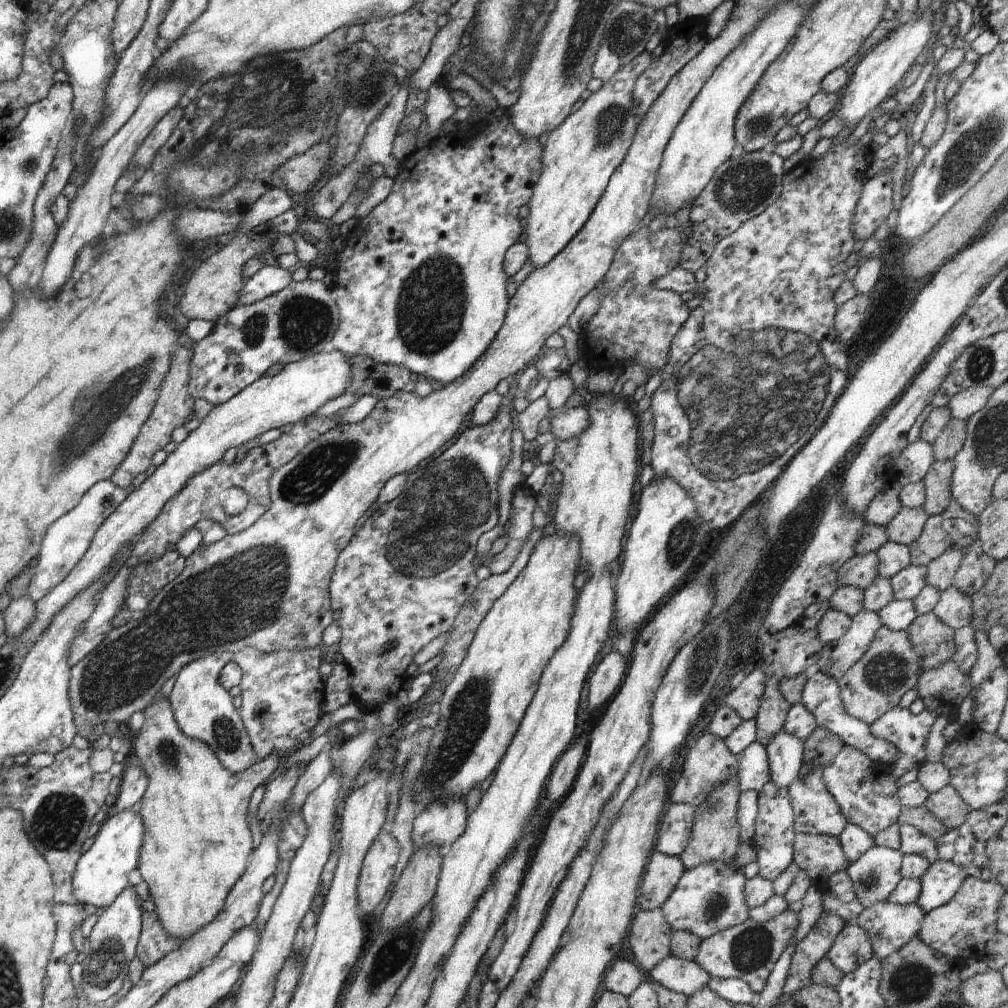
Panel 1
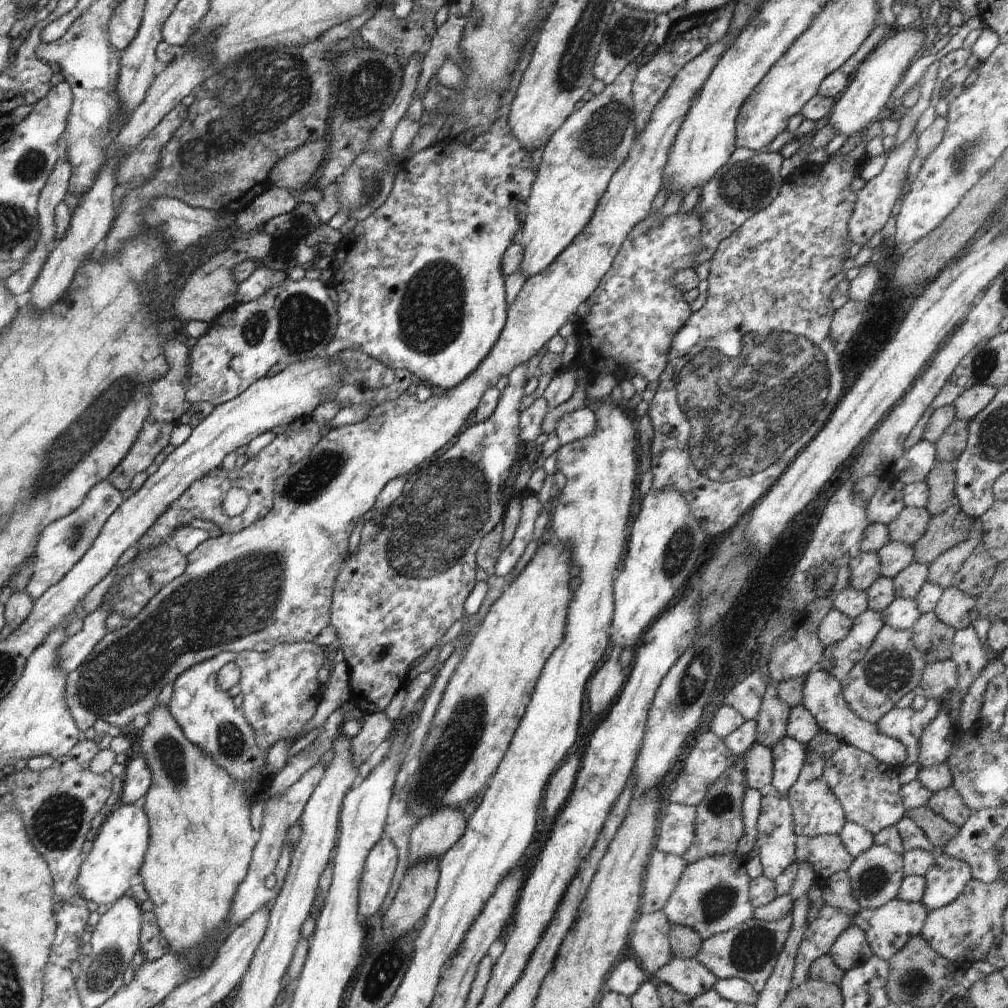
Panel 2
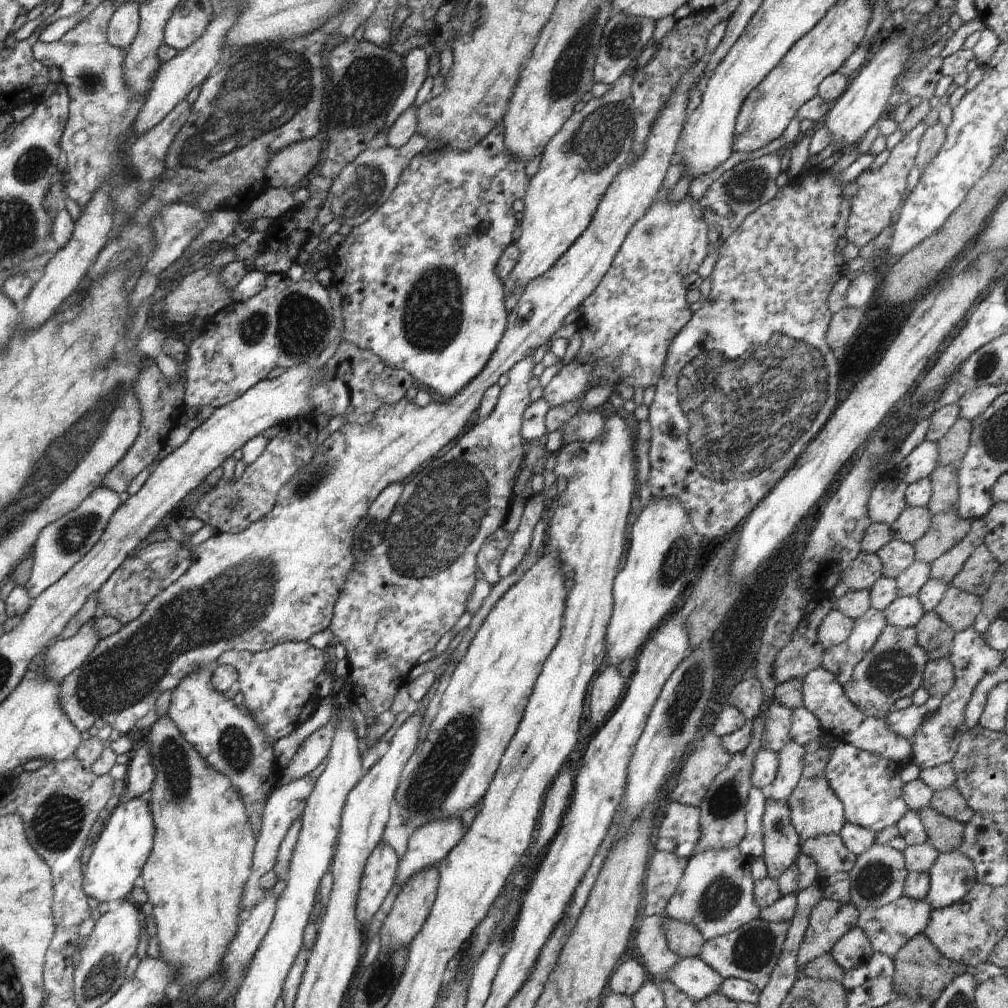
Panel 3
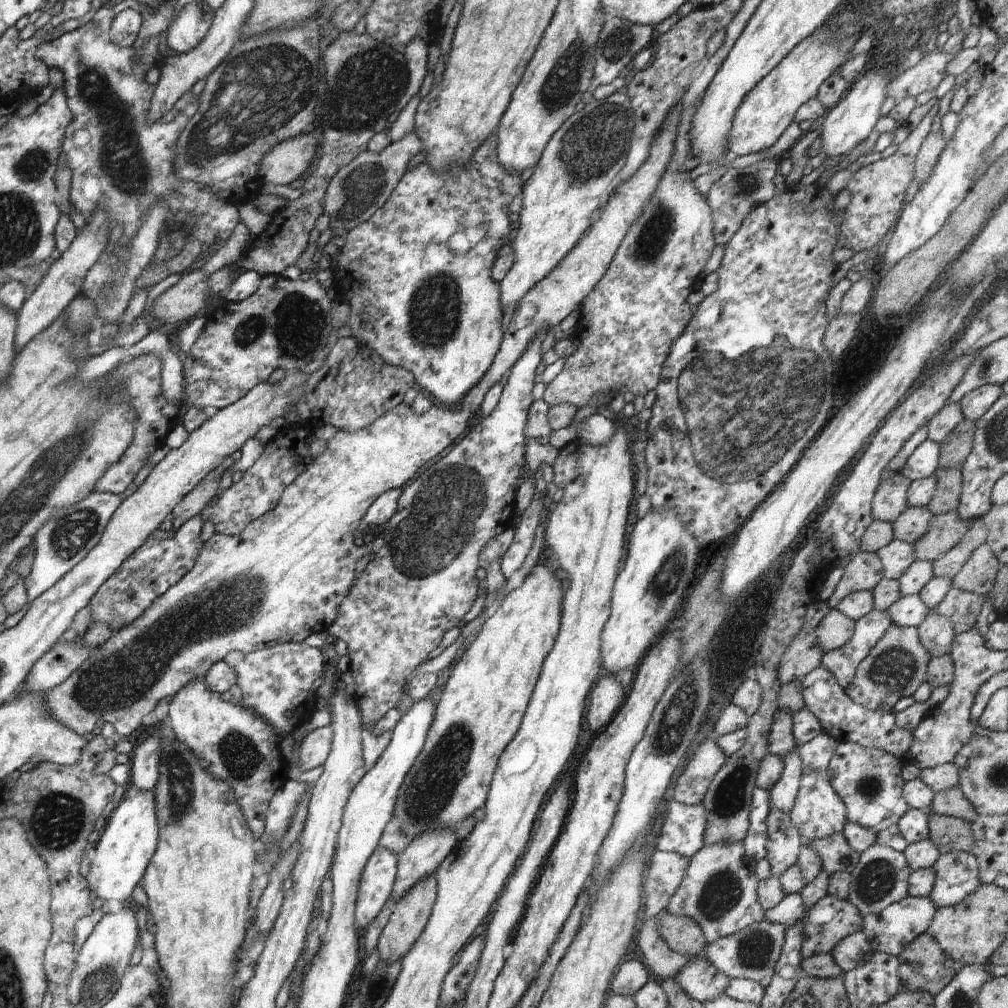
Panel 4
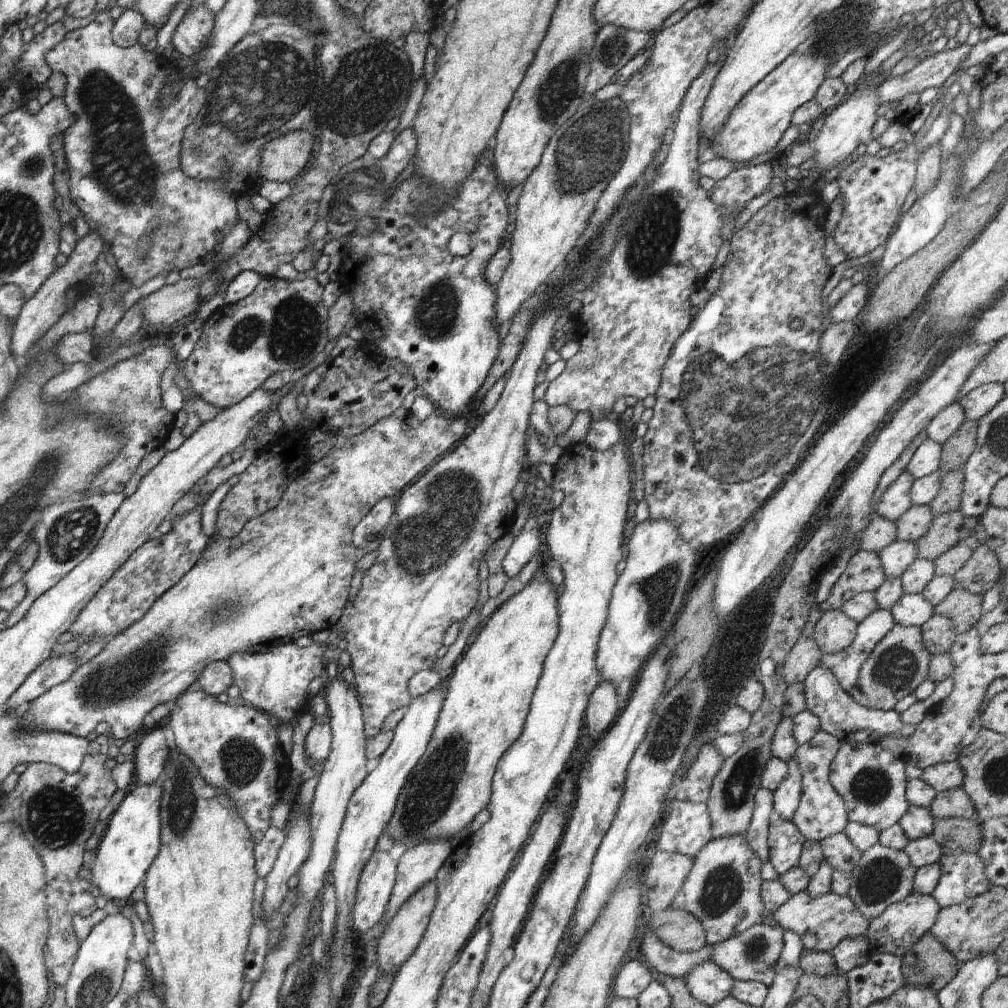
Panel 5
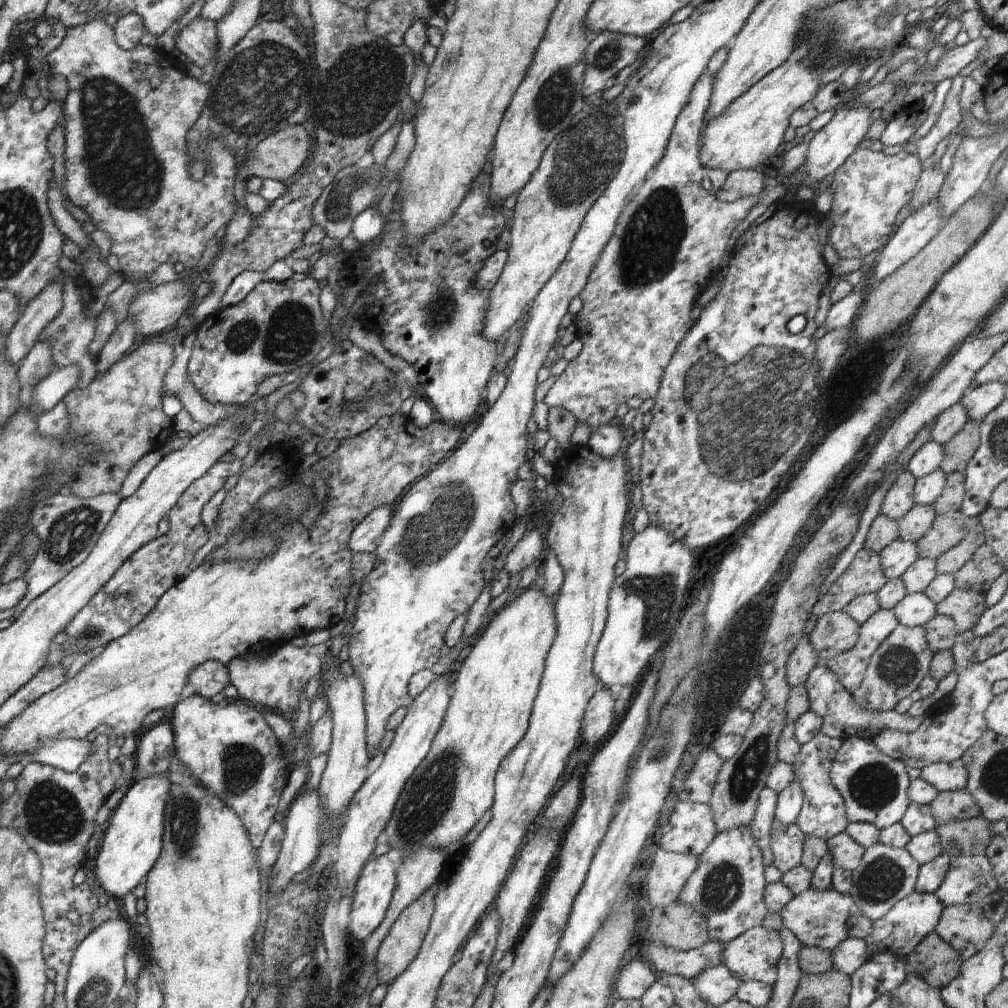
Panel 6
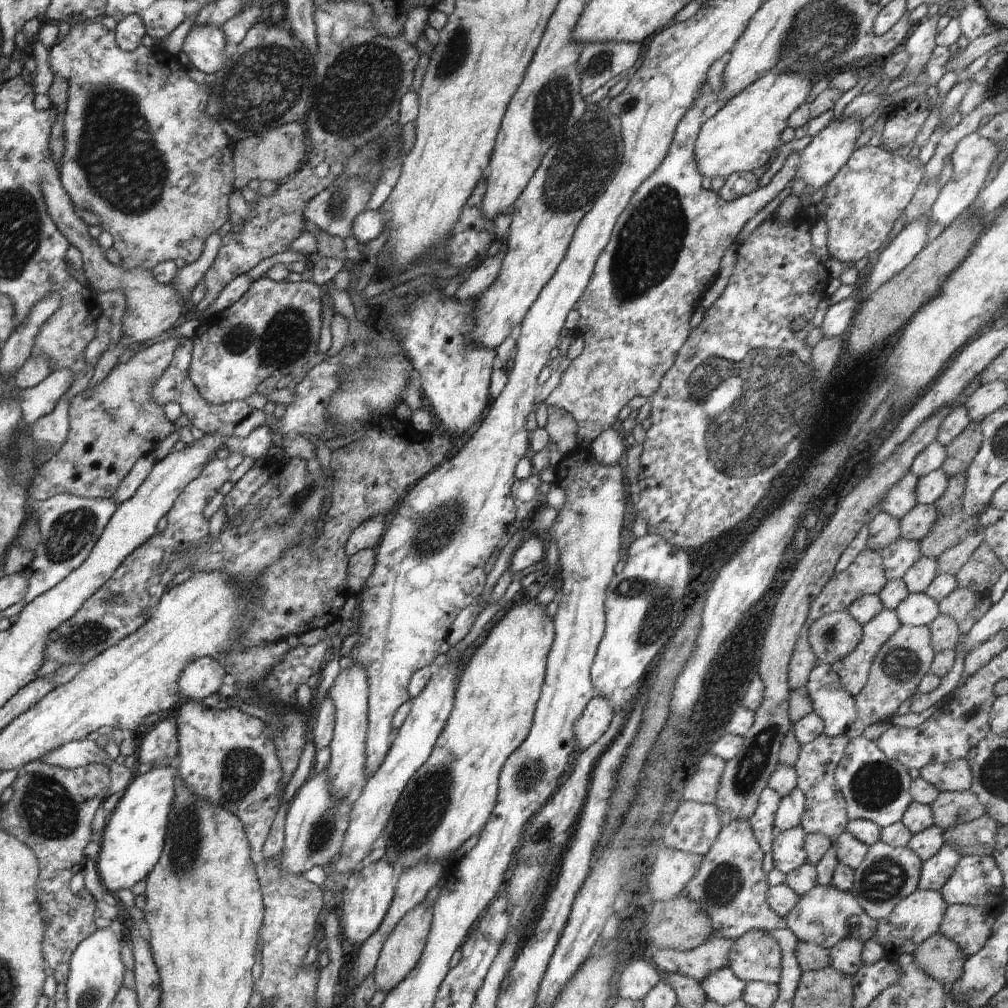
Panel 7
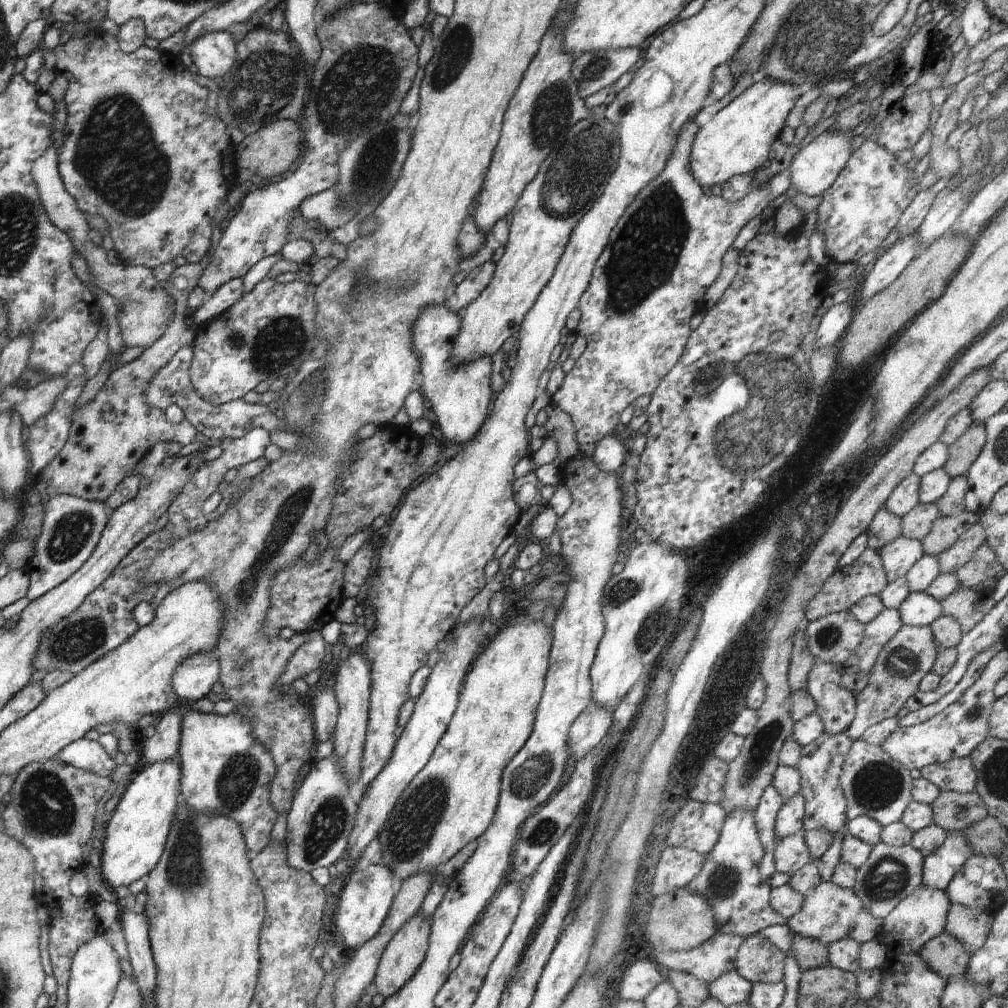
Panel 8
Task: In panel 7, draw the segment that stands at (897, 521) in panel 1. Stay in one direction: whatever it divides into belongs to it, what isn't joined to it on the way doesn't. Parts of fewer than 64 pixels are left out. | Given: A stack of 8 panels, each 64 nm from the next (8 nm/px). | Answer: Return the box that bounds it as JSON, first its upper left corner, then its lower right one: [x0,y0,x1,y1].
[900,505,939,541]

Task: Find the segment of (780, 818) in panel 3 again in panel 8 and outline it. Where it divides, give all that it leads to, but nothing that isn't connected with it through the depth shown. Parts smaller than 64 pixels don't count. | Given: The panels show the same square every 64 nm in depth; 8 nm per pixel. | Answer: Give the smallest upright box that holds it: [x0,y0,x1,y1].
[775,830,814,875]

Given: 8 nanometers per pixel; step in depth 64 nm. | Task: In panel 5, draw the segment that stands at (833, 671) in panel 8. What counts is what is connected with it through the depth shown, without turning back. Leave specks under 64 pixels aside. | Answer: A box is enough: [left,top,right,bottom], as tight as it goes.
[802,666,916,745]

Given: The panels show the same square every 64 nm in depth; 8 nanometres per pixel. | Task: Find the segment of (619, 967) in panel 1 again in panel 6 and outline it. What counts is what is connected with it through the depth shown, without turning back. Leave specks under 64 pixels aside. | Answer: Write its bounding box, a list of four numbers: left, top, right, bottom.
[613,960,657,999]

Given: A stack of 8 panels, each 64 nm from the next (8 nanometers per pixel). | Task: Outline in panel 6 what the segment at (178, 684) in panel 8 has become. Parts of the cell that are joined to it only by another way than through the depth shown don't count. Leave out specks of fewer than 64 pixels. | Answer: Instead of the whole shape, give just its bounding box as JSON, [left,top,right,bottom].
[188,661,231,699]

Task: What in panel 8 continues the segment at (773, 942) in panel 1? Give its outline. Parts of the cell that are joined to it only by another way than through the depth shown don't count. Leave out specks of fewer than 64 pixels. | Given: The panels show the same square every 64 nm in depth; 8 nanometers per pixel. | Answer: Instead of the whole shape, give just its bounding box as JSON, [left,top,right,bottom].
[734,934,787,982]

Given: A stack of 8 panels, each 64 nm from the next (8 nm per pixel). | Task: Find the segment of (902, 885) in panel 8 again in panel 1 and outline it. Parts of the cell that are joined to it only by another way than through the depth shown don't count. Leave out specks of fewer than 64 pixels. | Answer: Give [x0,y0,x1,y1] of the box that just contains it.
[846,844,903,908]

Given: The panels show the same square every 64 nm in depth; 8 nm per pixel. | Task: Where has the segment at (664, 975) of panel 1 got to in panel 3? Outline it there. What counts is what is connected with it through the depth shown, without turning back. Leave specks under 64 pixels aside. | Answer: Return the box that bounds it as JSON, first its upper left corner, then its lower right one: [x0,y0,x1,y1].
[663,957,724,1001]

